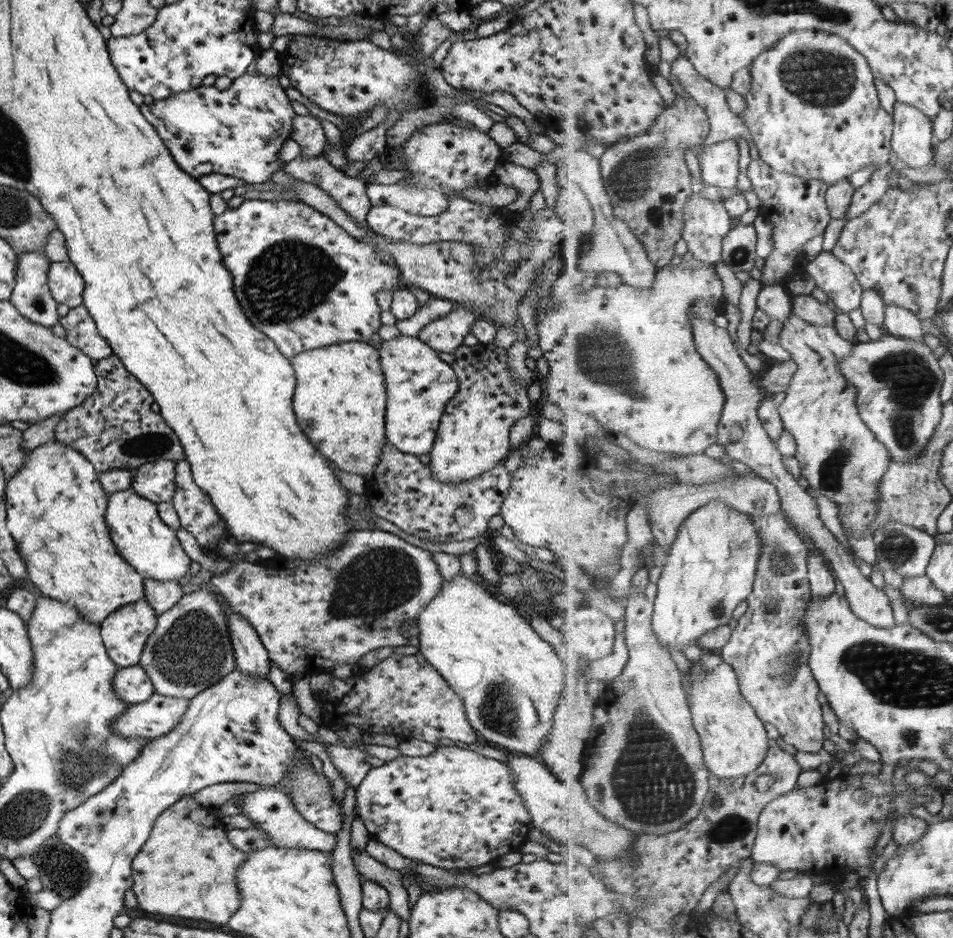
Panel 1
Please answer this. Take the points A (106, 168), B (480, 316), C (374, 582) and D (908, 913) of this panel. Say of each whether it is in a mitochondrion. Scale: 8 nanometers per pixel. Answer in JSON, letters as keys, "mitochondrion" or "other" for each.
{"A":"other","B":"other","C":"mitochondrion","D":"other"}

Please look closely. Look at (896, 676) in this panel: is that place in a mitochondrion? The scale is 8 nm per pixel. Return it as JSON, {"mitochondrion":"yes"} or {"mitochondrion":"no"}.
{"mitochondrion":"yes"}

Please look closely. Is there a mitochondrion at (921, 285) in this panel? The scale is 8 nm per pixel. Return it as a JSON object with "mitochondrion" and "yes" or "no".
{"mitochondrion":"no"}

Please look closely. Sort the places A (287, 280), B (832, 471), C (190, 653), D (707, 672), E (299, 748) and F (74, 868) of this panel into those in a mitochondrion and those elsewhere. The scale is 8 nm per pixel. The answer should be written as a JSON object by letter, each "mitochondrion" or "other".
{"A":"mitochondrion","B":"mitochondrion","C":"mitochondrion","D":"mitochondrion","E":"other","F":"other"}

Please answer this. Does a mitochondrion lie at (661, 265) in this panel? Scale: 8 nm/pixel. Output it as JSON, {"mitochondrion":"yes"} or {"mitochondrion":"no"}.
{"mitochondrion":"no"}

